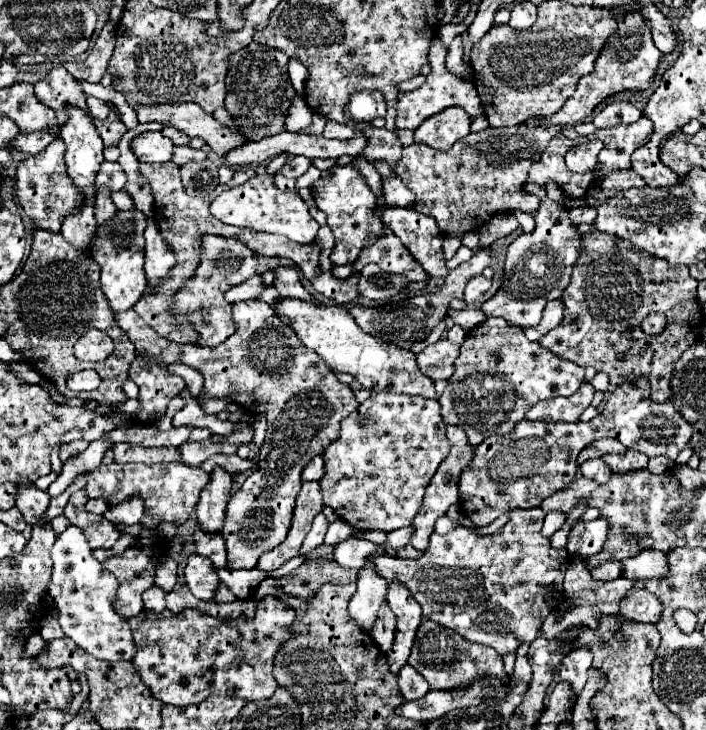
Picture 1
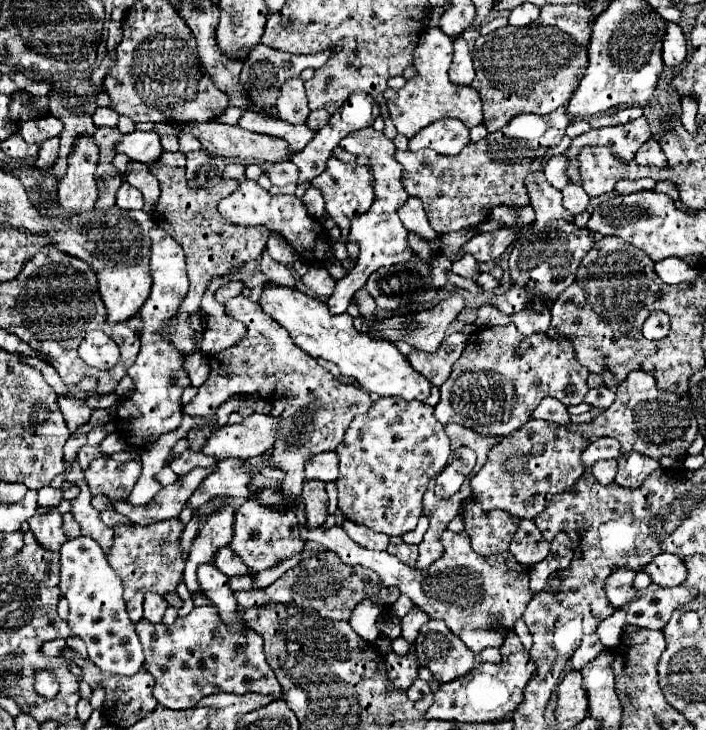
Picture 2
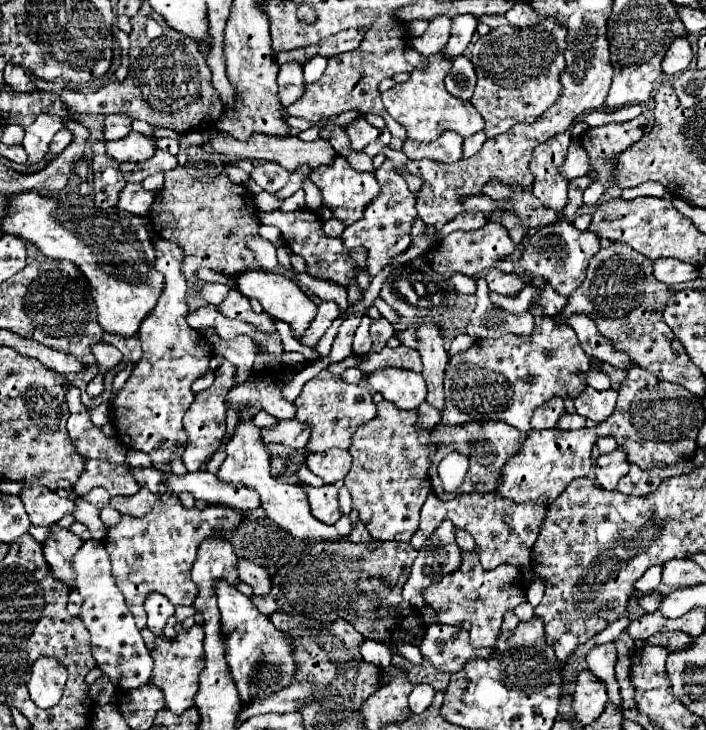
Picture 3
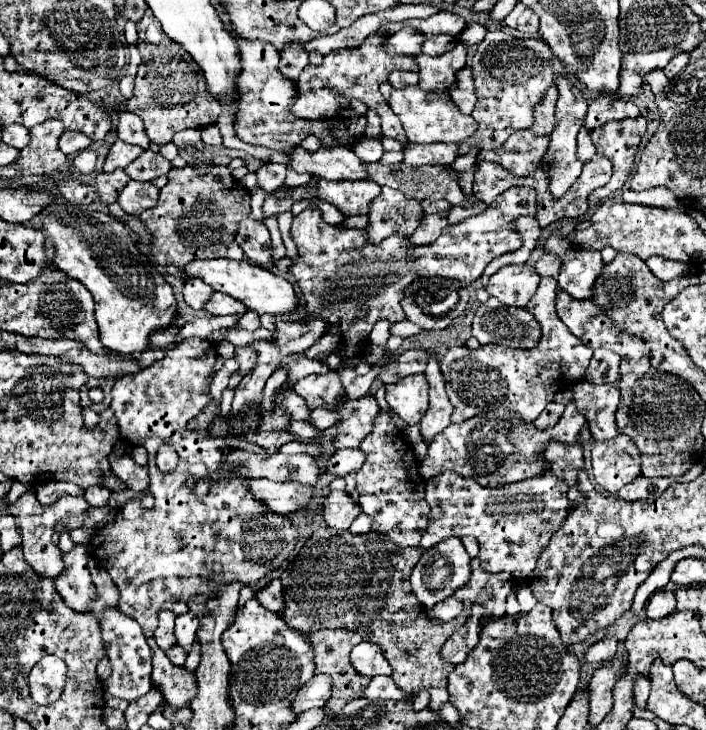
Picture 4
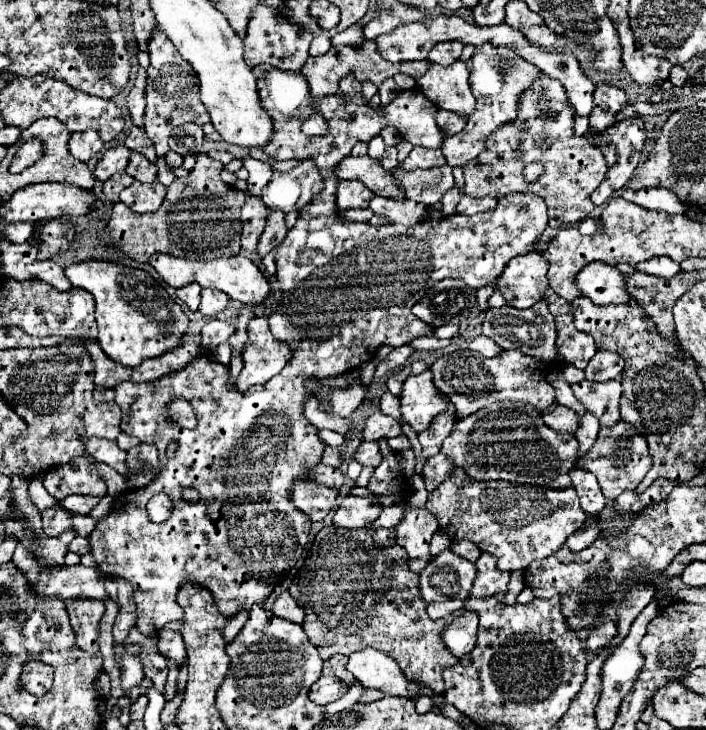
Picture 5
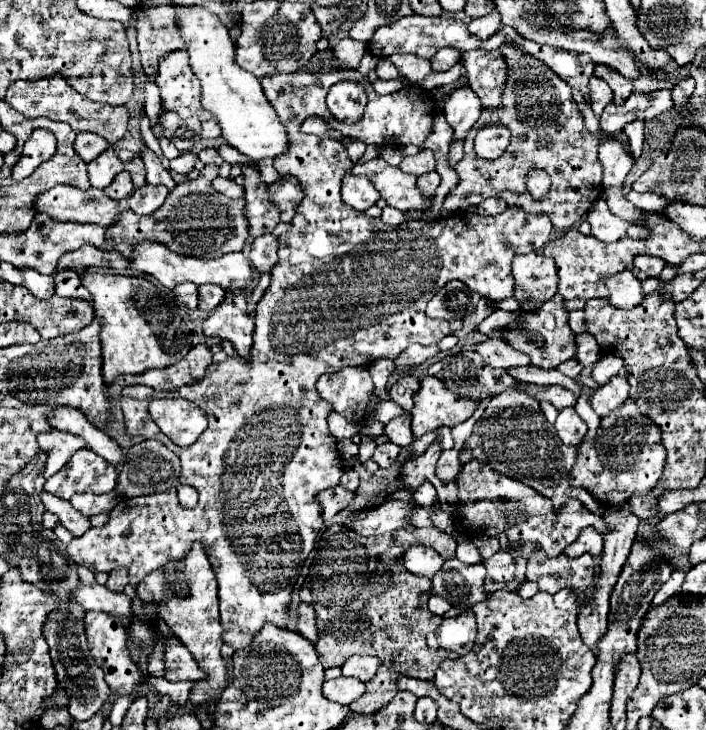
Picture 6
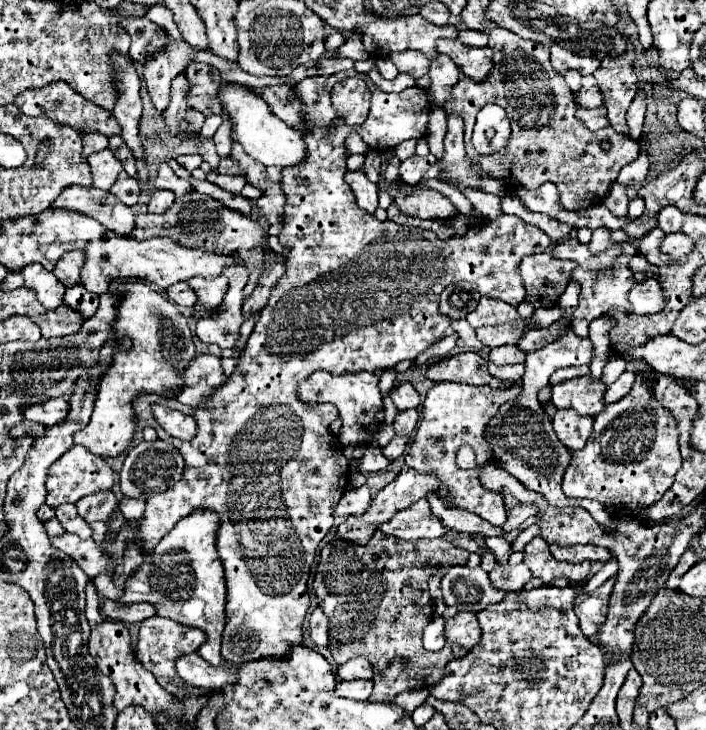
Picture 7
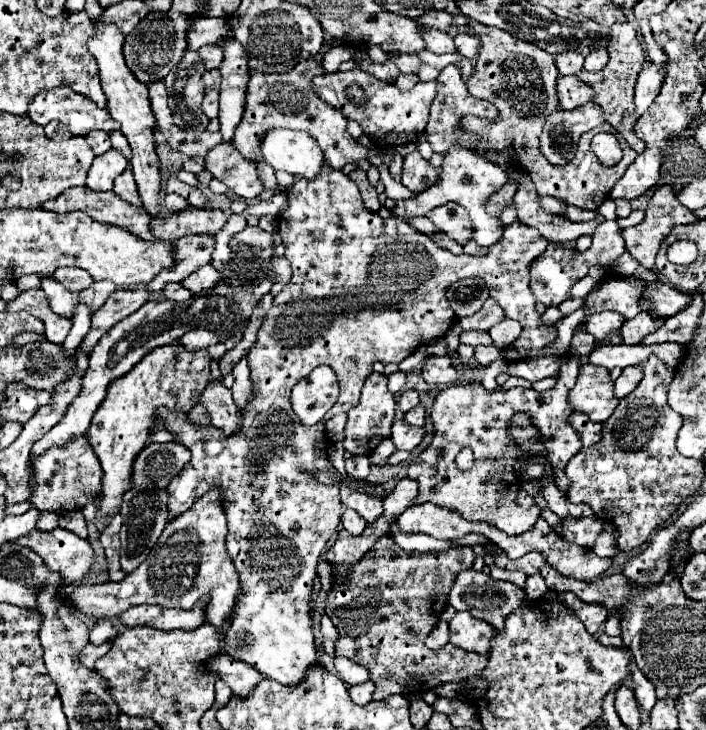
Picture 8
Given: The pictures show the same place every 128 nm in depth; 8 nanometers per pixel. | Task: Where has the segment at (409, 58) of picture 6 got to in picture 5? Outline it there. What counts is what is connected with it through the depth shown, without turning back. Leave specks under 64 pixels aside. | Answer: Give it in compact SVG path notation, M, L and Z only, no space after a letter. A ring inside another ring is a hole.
M366 40L364 46L360 50L352 48L352 46L336 46L336 48L330 48L324 56L318 56L318 58L308 58L308 62L304 64L302 68L302 74L306 76L308 84L310 84L310 90L312 90L312 98L314 100L320 100L324 96L330 96L338 90L338 82L340 78L344 78L346 74L352 74L356 80L360 82L366 82L366 80L372 80L374 84L380 84L384 78L390 78L394 76L396 72L404 72L404 74L410 74L412 78L420 78L424 72L428 70L428 60L418 60L418 62L398 62L398 64L392 64L388 60L384 60L374 42L372 40Z

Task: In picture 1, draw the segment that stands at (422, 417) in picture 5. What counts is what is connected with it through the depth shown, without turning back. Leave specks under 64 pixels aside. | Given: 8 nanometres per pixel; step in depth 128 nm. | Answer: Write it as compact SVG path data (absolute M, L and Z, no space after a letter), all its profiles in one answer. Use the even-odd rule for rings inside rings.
M280 298L276 302L276 314L278 318L288 324L298 338L302 340L304 346L314 350L318 356L324 358L324 362L330 366L334 372L346 372L352 374L366 390L388 390L388 392L398 392L398 394L410 394L410 396L422 396L422 398L434 398L434 382L430 378L424 378L420 368L416 366L416 356L410 350L402 350L394 344L386 344L380 338L362 332L362 328L354 322L354 318L348 314L344 306L328 306L328 304L314 304L314 302L304 302L304 300L294 300L294 298Z

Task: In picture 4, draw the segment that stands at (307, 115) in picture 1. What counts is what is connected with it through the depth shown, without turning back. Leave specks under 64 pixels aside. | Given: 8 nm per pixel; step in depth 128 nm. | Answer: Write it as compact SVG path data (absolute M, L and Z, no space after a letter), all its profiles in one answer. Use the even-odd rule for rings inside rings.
M290 42L290 46L284 46L280 52L280 64L278 70L290 78L296 80L298 74L306 68L308 64L308 52L304 50L302 42Z

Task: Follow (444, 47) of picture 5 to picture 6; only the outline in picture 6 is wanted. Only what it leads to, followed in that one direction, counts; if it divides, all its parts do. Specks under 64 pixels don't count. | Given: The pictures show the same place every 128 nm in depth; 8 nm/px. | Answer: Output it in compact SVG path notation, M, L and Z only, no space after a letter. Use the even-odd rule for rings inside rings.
M440 48L438 54L434 54L434 58L430 58L432 70L434 72L450 70L458 62L458 56L460 56L460 50L456 50L456 48Z

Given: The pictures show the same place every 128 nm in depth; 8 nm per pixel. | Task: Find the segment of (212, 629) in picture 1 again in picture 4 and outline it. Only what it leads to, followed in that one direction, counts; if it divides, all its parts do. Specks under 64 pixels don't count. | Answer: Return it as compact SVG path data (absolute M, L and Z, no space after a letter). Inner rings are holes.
M154 638L148 640L148 646L152 650L152 680L158 684L170 706L188 706L190 700L196 696L194 672L172 666Z

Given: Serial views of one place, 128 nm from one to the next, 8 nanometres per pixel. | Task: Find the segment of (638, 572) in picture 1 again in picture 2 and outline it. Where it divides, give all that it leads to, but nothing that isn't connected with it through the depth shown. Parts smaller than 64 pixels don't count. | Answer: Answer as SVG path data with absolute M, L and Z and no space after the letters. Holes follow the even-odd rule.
M658 554L658 558L642 570L650 574L652 582L658 586L680 586L686 580L686 566L682 558L674 554Z

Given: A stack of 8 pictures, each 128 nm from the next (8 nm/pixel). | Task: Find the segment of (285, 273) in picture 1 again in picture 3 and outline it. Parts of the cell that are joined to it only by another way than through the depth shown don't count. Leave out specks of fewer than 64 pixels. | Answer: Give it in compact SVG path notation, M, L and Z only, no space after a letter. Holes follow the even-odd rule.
M254 236L254 238L246 238L246 246L250 246L250 250L254 252L254 258L256 258L256 264L260 270L272 272L278 266L276 248L270 240L266 240L262 236Z

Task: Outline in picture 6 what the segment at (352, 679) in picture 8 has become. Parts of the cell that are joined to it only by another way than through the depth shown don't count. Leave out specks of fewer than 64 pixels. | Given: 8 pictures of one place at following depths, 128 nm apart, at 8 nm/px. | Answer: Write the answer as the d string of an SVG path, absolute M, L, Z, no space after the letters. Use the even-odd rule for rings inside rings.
M352 656L350 660L344 662L342 674L358 678L360 682L368 682L374 678L378 666L380 666L380 658L376 656Z

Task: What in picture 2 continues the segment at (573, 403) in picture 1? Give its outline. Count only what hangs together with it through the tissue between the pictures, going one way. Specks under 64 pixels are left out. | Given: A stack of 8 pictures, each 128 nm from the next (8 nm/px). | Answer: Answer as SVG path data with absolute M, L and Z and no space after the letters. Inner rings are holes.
M544 398L538 408L532 412L532 418L540 418L540 420L548 420L560 426L566 426L570 422L570 414L566 412L566 406L554 398Z

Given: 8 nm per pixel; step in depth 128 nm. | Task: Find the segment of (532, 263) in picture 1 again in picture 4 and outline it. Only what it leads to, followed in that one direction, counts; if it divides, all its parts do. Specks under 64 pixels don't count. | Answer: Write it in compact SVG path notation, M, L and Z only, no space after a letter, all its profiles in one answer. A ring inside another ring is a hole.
M558 74L556 76L556 84L558 84L558 90L560 90L560 98L558 98L558 104L556 104L556 118L558 118L558 126L554 128L552 136L550 136L550 148L546 152L546 156L554 162L550 162L550 192L554 194L554 198L560 198L566 188L572 186L572 182L580 176L582 172L582 162L578 160L576 156L576 136L584 124L584 118L586 118L586 110L588 110L588 98L584 96L582 90L578 90L574 84L570 84L570 80L564 76L564 74ZM552 234L546 240L544 252L562 258L562 270L558 276L560 290L578 300L590 300L594 296L594 282L604 270L604 260L598 250L576 250L564 236Z

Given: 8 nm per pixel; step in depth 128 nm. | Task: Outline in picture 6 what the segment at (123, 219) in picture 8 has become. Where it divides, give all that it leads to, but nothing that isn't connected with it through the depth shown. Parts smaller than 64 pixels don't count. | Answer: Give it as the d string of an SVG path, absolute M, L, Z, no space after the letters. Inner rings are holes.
M66 184L40 194L36 208L62 222L90 222L104 228L112 226L118 216L118 202L108 198L104 190L80 190Z

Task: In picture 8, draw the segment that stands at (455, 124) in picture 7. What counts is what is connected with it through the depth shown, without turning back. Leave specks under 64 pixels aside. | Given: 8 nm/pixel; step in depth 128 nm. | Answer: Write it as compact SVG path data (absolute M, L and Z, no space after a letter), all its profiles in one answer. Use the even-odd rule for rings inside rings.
M458 146L458 148L452 148L444 156L444 164L440 168L438 178L440 178L440 182L432 184L428 190L420 192L418 198L396 202L394 208L392 208L392 214L398 216L398 218L404 218L404 220L410 220L414 216L426 216L432 208L444 206L448 202L456 202L462 208L466 208L466 212L470 214L470 218L474 222L474 228L476 228L474 230L474 240L480 246L492 246L494 242L498 242L502 238L502 232L504 232L504 222L500 218L488 216L486 208L484 208L484 202L488 200L488 196L492 192L496 192L496 190L500 190L504 186L504 182L506 182L504 170L500 170L494 164L488 164L484 158L478 158L474 152Z

